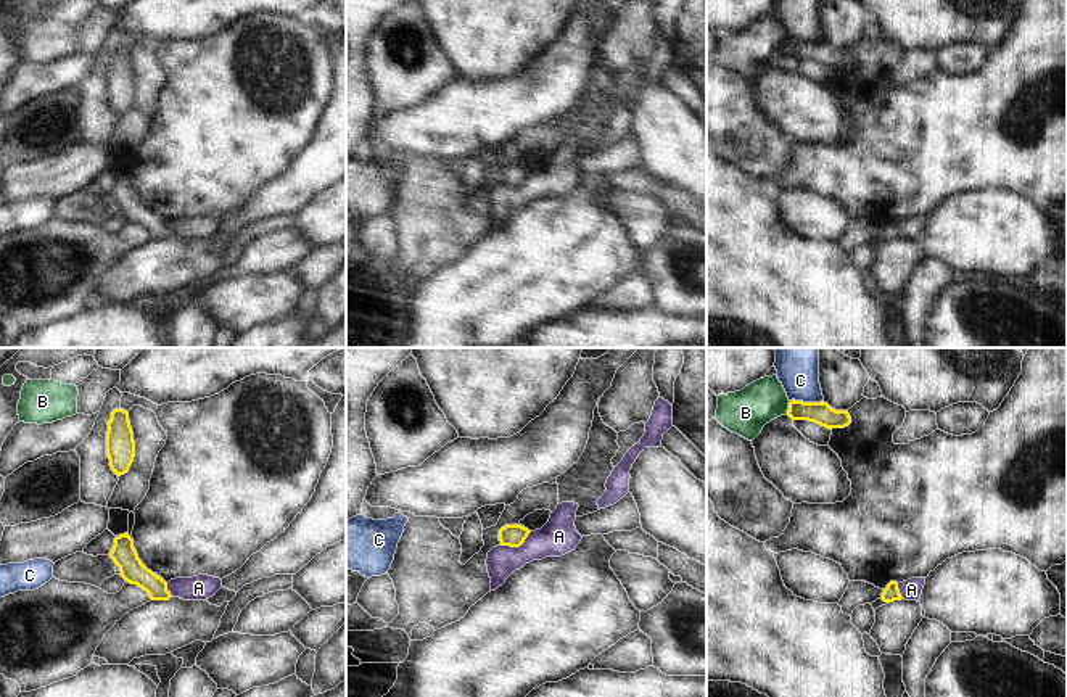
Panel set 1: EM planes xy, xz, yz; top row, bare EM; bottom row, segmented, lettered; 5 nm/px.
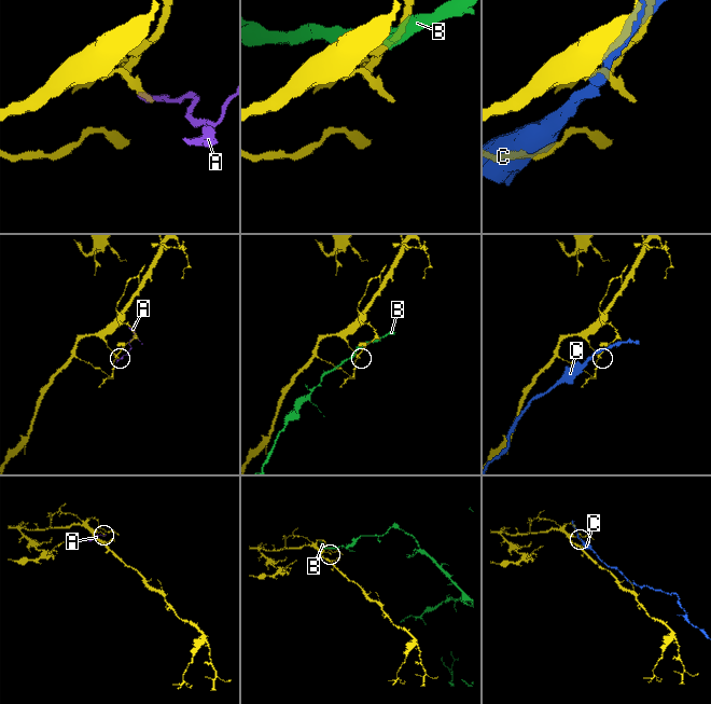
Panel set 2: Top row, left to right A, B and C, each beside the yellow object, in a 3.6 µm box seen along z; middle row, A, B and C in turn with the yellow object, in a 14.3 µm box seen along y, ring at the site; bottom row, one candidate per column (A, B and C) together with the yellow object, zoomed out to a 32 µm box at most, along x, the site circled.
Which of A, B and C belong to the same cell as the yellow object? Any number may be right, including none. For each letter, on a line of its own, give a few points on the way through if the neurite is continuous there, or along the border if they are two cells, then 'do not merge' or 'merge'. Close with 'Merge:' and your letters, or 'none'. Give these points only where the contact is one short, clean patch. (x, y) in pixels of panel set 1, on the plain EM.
A: along xz (531, 171), (519, 185), (499, 184) | do not merge
B: along yz (790, 41), (786, 52) | do not merge
C: do not merge
Merge: none

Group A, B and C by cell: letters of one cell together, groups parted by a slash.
A / B / C

